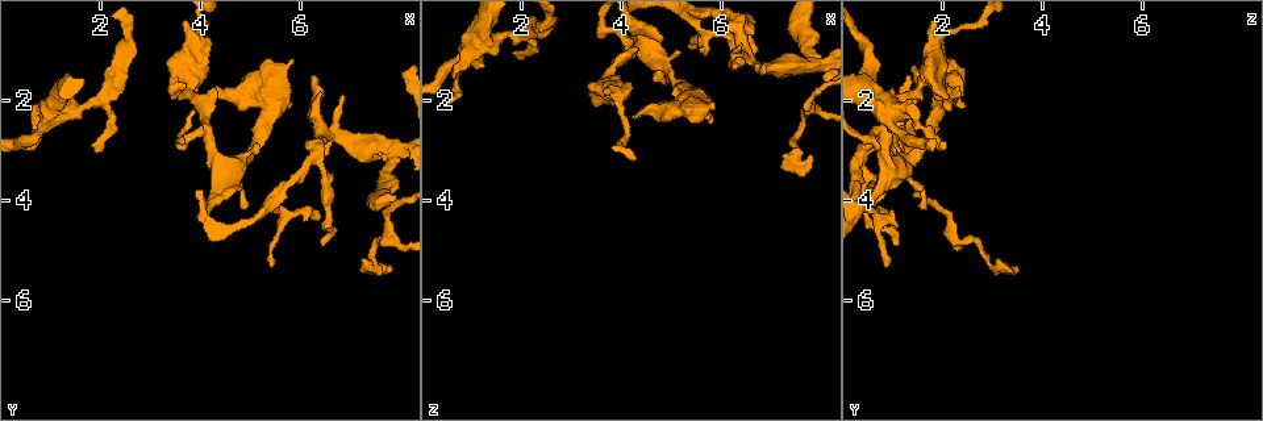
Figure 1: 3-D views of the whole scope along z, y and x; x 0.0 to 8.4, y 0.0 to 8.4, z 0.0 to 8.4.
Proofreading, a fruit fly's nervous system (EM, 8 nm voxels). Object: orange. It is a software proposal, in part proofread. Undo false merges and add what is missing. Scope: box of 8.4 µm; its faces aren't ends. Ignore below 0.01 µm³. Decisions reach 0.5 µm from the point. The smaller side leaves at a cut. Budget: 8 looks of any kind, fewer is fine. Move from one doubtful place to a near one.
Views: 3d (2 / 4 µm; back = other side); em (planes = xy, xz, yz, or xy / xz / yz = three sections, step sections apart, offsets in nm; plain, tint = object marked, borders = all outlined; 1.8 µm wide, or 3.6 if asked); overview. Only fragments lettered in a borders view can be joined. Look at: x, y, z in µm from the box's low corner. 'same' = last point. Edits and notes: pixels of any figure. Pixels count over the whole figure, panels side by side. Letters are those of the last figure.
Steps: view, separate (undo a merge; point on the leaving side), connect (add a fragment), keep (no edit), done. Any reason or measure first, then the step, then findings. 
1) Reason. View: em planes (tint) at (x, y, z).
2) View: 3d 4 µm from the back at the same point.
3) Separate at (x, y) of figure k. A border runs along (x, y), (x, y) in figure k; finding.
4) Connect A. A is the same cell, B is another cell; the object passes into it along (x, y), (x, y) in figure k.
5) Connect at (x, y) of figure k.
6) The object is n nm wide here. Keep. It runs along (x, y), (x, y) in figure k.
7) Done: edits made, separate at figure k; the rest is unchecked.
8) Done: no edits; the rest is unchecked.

Free end. View: em xz step 8 (borders) at (4.20, 1.85, 2.35).

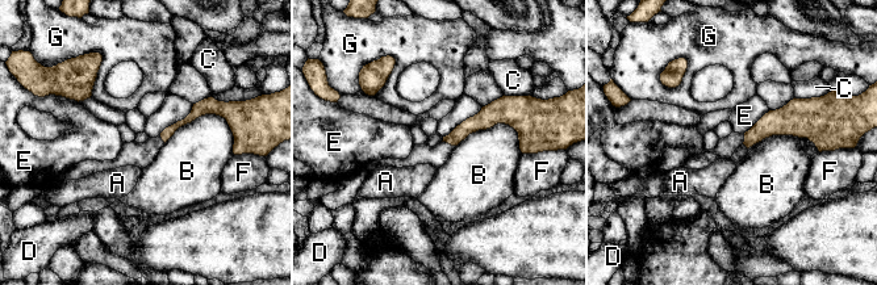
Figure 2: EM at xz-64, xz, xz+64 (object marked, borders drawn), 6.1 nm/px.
Keep. A, B, C, D, E, F and G are other cells; no lettered fragment goes on from it.

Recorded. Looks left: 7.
Branch stops here. View: em xy step 16 (tint) at (7.80, 5.30, 3.30).

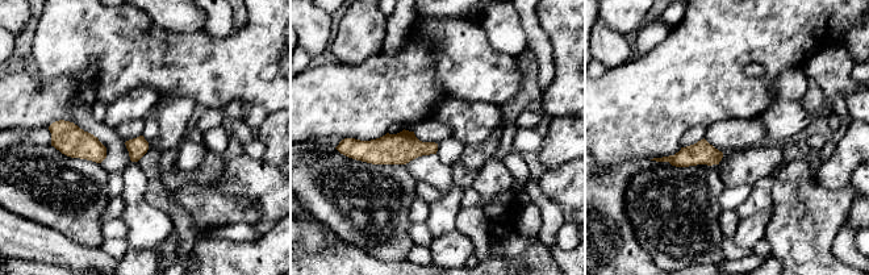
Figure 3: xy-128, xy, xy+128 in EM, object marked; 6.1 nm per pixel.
View: em planes (borders) at the same point.

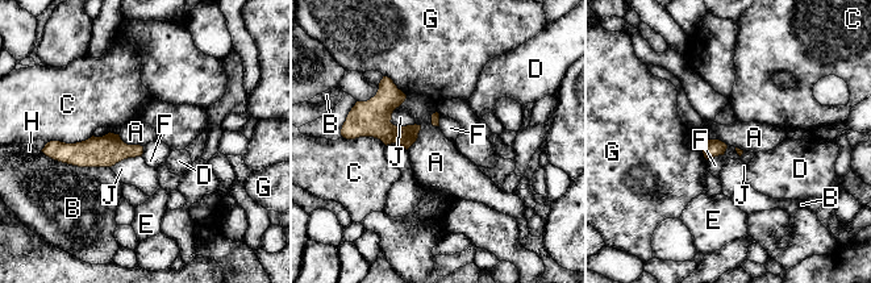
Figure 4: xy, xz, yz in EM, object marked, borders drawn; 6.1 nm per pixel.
Keep. A, B, C, D, E, F, G, H and J are other cells; a border runs along (420, 124), (417, 138), (407, 149) in figure 4; none of them fits.

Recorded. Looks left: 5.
Tapers out. View: 3d 4 µm at (6.90, 1.90, 1.40).

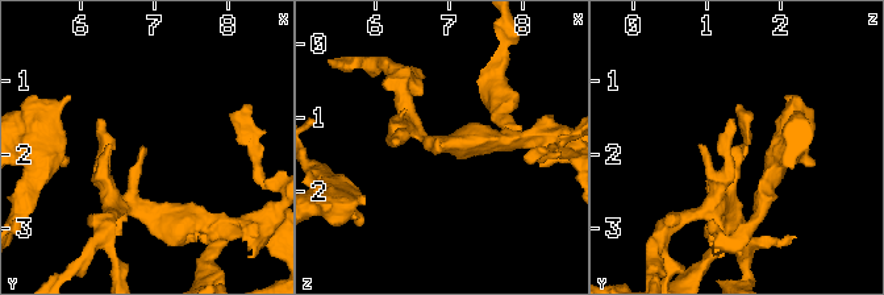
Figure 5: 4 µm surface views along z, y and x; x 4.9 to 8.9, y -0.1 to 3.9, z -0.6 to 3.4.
View: em 3.6 µm planes (borders) at (6.90, 1.90, 1.40).

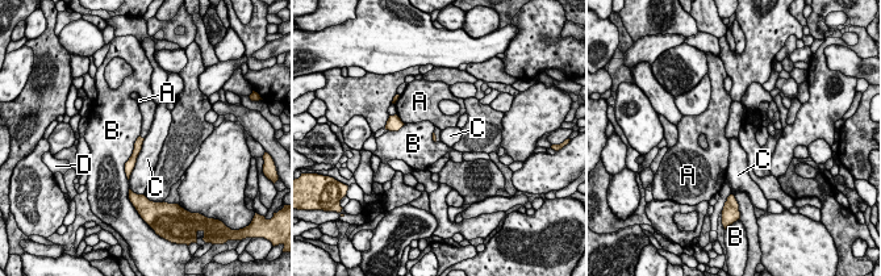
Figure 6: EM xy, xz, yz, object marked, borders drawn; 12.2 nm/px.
Keep. A, B, C and D are other cells; it runs along (140, 139), (128, 170) in figure 6; no lettered fragment goes on from it.

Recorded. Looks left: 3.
Done: no edits; the rest is unchecked.

